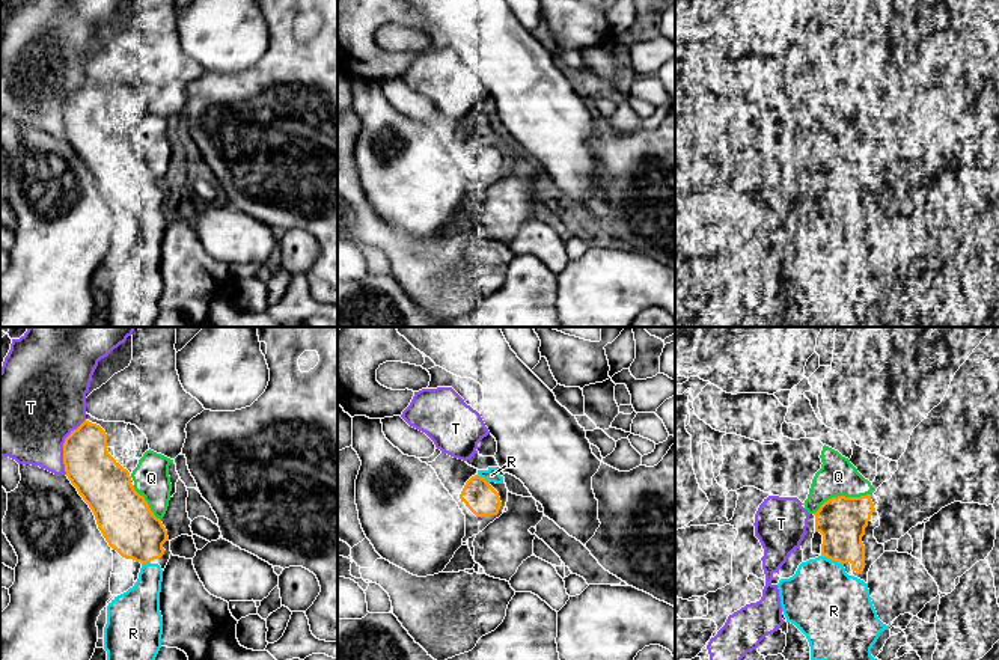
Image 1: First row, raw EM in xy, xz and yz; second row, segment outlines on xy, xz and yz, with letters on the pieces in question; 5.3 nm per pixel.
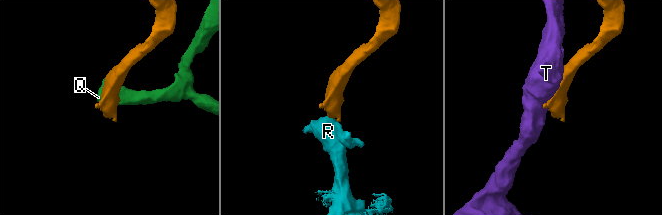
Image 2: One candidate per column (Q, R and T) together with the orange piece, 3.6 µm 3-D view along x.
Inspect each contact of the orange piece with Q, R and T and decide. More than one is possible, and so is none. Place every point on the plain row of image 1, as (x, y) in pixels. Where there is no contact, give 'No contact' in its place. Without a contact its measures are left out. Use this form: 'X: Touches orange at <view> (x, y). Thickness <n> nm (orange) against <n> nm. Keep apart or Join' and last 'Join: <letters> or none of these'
Q: Touches orange at yz (841, 158). Thickness 260 nm (orange) against 200 nm. Keep apart
R: Touches orange at yz (832, 222). Thickness 260 nm (orange) against 400 nm. Join
T: Touches orange at xy (64, 109). Thickness 260 nm (orange) against 460 nm. Keep apart
Join: R

